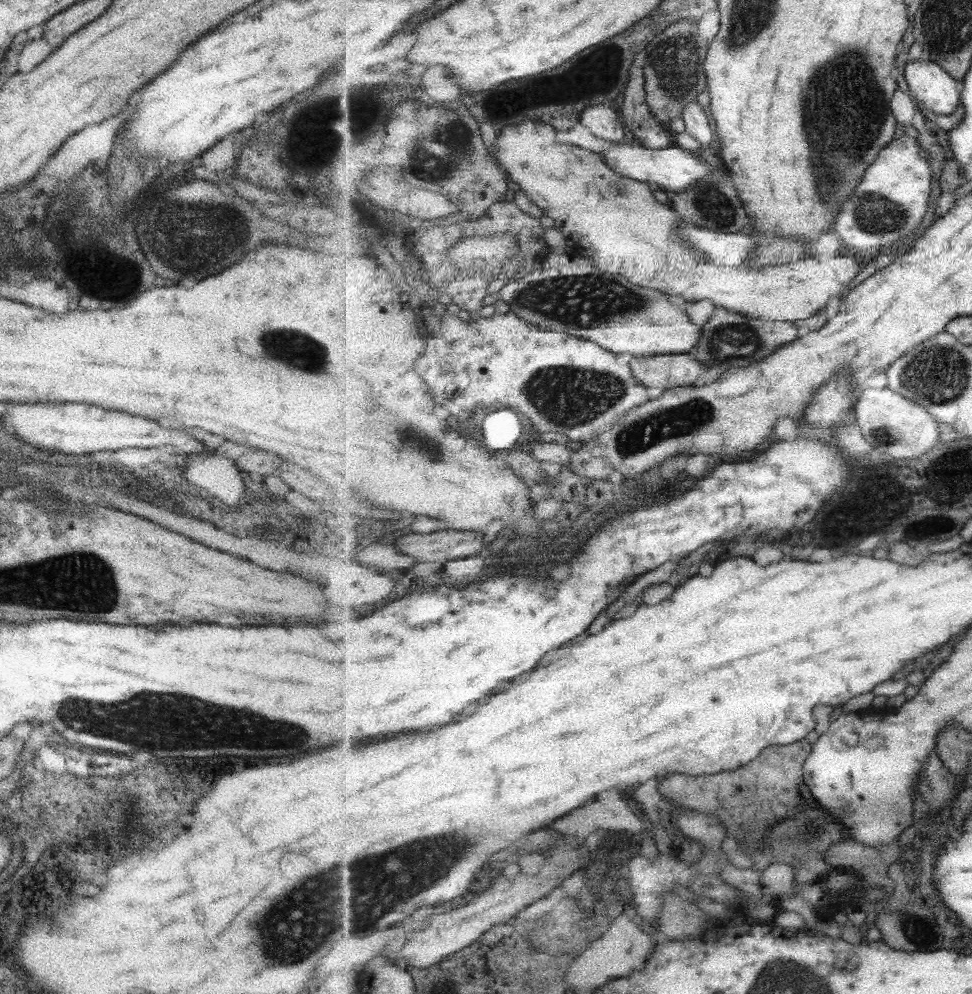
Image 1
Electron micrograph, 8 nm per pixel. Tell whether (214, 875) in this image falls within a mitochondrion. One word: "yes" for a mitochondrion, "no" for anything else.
no

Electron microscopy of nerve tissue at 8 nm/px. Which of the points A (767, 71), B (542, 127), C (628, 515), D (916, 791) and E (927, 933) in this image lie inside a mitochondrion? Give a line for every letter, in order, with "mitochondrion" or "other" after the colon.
A: other
B: other
C: other
D: other
E: other

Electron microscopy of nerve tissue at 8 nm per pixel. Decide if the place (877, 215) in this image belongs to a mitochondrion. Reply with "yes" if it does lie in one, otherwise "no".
yes

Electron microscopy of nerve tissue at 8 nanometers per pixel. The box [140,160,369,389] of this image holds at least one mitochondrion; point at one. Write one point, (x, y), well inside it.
(195, 239)

